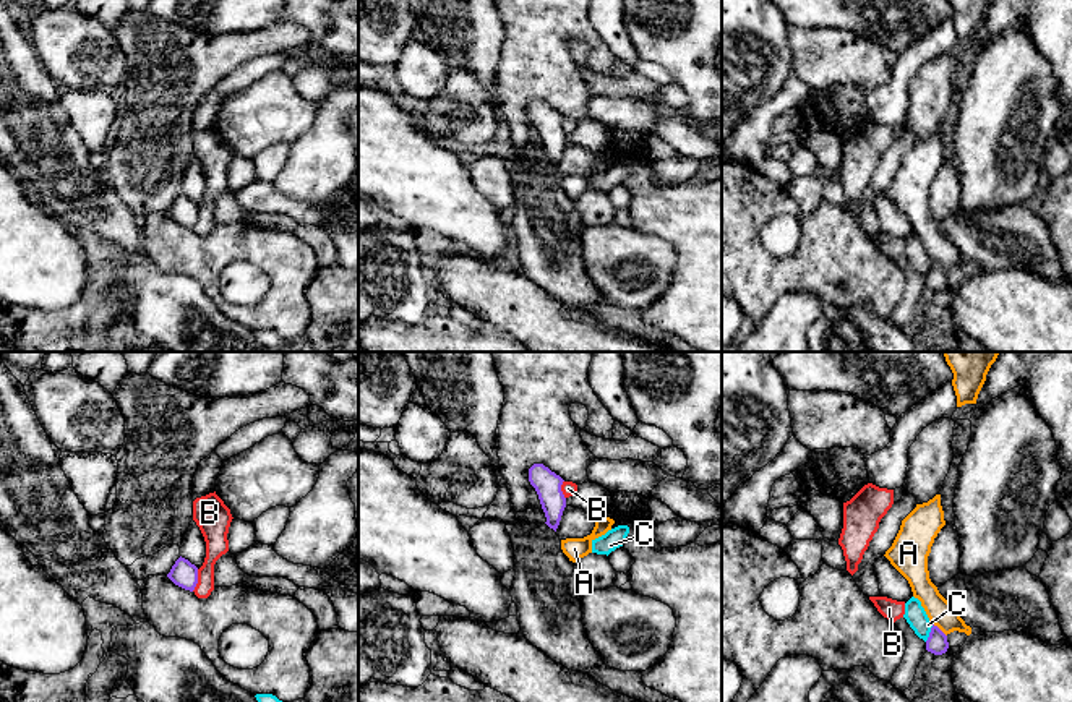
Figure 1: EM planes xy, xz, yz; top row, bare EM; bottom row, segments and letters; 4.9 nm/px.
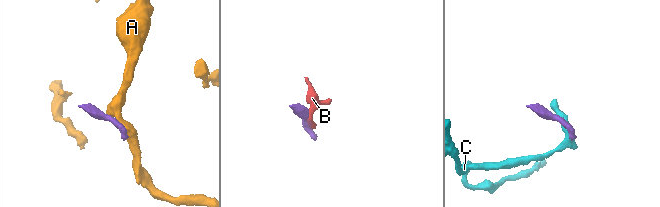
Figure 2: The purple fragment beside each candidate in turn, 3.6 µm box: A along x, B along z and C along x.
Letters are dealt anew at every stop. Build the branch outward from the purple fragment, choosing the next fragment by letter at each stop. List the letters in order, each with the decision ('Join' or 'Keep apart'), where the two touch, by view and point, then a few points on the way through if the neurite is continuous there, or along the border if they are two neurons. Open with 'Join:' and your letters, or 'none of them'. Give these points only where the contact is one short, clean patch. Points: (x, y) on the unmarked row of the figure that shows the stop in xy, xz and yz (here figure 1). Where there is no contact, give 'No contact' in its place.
Join: none of them
A: Keep apart. Touches purple at yz (939, 266). Boundary: yz (933, 260), (946, 273)
B: Keep apart. Touches purple at xy (197, 218)
C: Keep apart. Touches purple at yz (930, 269). Boundary: yz (933, 261), (925, 278)

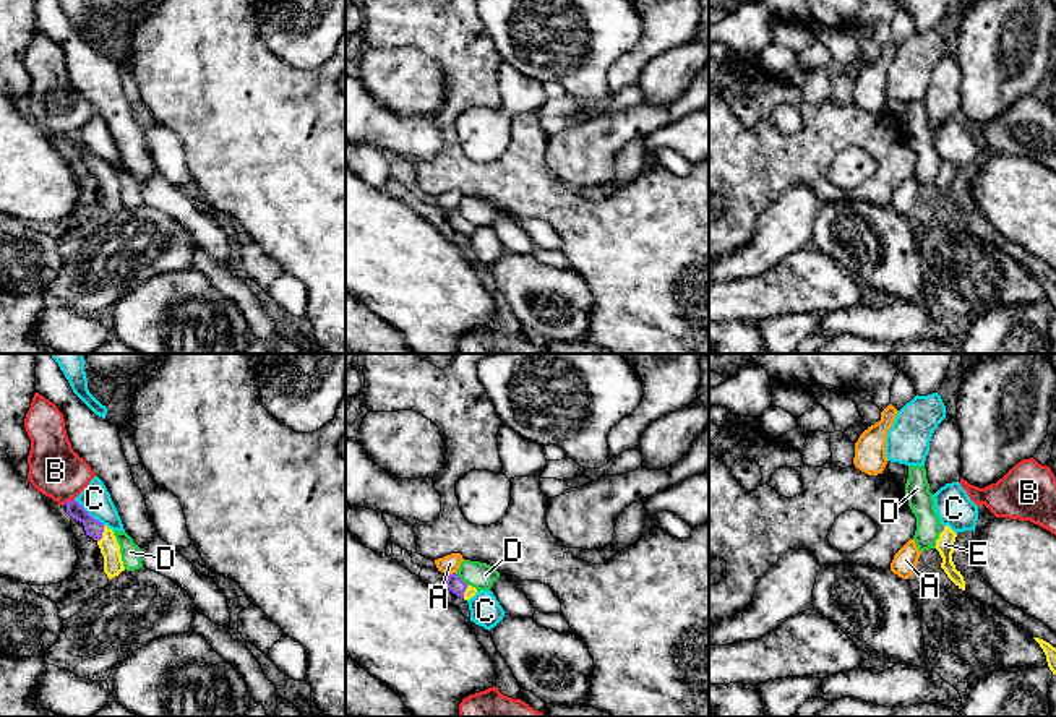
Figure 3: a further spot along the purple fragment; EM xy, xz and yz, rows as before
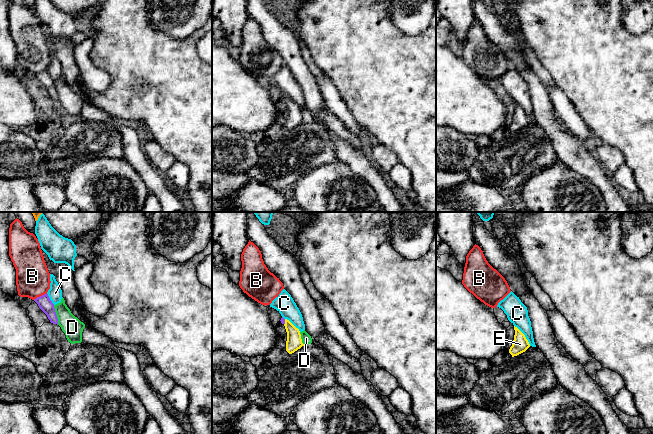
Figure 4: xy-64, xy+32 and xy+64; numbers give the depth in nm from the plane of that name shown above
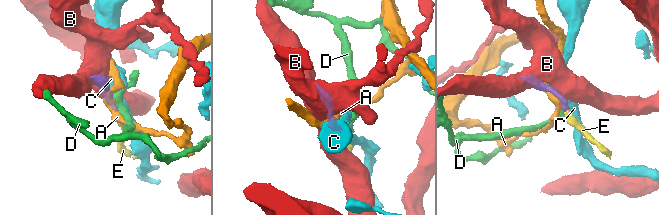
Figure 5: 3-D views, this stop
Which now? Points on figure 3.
Join: E
A: Keep apart. Touches purple at xz (453, 210). Boundary: xz (455, 208), (450, 211)
B: Keep apart. Touches purple at xy (68, 138)
C: Keep apart. Touches purple at xy (88, 150). Boundary: xy (75, 135), (104, 161)
D: Keep apart. Touches purple at xz (459, 214). Boundary: xz (455, 210), (467, 221)
E: Join. Touches purple at xy (101, 171). Path across: xy (93, 164), (101, 171), (109, 184)

